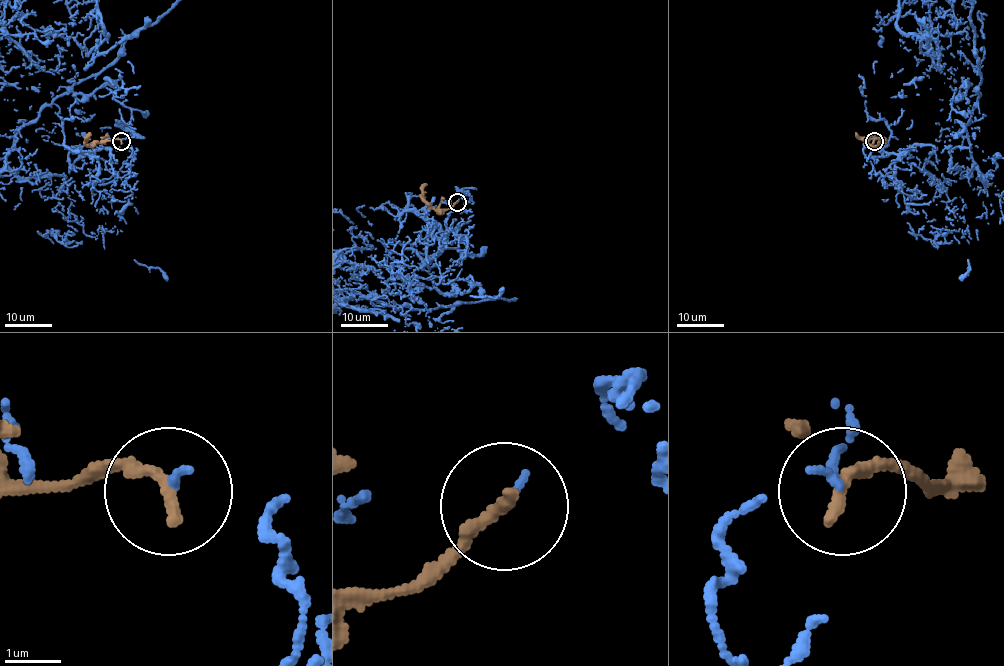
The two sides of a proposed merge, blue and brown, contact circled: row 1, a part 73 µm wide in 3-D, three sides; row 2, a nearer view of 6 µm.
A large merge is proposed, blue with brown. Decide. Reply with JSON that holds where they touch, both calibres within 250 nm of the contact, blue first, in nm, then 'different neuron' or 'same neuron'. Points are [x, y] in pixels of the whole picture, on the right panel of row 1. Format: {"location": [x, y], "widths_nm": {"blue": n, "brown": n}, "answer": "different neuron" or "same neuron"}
{"location": [874, 141], "widths_nm": {"blue": 110, "brown": 280}, "answer": "different neuron"}

